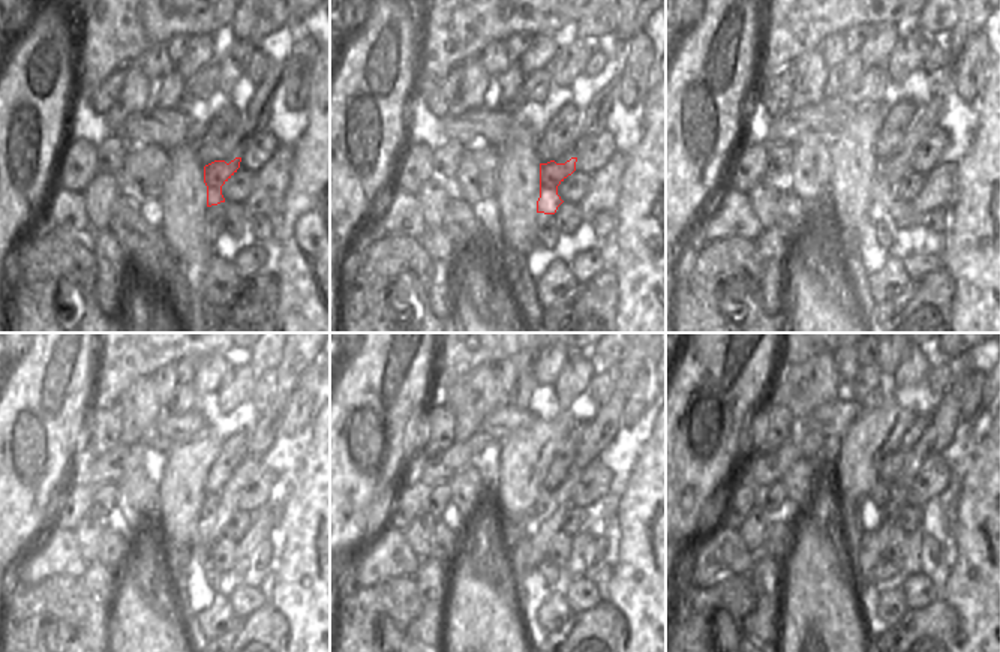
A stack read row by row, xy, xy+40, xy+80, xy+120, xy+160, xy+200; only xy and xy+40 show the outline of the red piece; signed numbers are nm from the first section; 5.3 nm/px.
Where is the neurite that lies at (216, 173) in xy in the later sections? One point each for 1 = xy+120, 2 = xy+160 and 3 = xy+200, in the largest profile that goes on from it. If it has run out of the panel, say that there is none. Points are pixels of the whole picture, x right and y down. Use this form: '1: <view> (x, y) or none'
1: xy+120 (212, 502)
2: xy+160 (544, 505)
3: xy+200 (879, 496)

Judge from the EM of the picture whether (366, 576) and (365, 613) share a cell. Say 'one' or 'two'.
two

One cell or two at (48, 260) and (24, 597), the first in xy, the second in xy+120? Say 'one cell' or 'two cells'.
one cell

